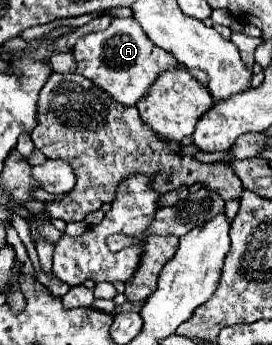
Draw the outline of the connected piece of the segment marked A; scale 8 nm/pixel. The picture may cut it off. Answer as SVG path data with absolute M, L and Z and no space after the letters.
M125 18L123 22L113 20L113 24L103 32L89 32L81 36L73 48L73 58L77 64L77 74L91 80L123 106L135 106L143 96L149 94L149 88L161 72L181 66L169 52L157 48L145 36L145 32L141 32L141 26L133 18Z

